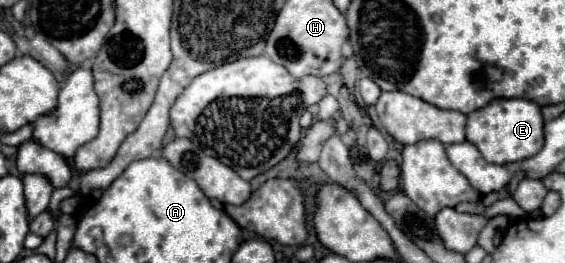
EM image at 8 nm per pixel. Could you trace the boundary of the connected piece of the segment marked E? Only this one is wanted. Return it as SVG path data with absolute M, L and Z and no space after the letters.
M495 99L487 107L467 115L467 141L473 143L489 163L529 159L539 153L545 143L541 107L529 99Z

